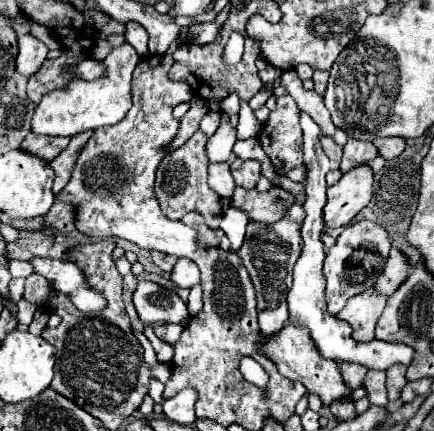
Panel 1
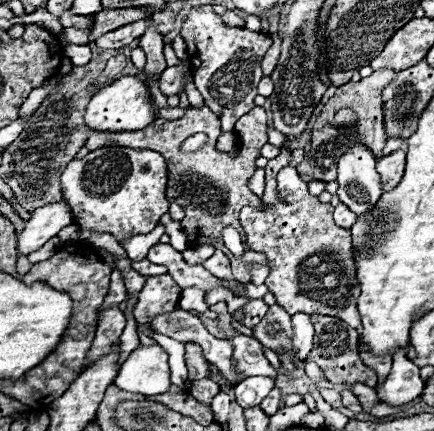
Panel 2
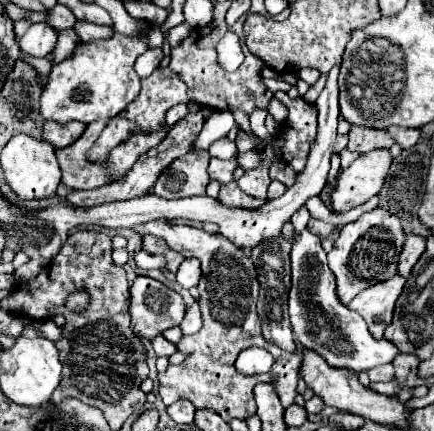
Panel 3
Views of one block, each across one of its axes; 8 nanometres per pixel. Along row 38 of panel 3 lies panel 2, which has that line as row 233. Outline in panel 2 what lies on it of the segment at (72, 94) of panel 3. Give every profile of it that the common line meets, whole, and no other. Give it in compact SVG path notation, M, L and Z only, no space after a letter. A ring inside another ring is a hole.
M106 146L92 150L80 160L68 162L62 172L62 198L70 206L74 224L80 230L112 234L118 242L134 234L148 234L164 212L168 212L166 192L168 170L162 154L154 150L132 150L126 146Z

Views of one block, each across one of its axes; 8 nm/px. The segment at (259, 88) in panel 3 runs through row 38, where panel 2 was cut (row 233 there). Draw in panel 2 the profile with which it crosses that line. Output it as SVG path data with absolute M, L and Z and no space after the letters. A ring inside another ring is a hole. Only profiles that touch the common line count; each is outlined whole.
M188 106L186 114L178 120L162 120L156 118L150 124L150 132L138 130L138 132L124 132L124 134L98 134L92 132L86 146L90 150L94 148L104 148L104 146L128 146L134 150L156 150L166 158L168 164L168 184L166 184L166 198L170 202L176 202L184 208L186 216L180 222L186 238L190 242L192 248L202 246L202 244L210 244L216 250L222 250L230 264L232 264L232 274L236 280L240 282L248 282L250 274L248 274L248 264L268 264L264 254L256 254L252 250L246 250L246 258L236 260L232 258L232 254L224 248L220 232L224 226L232 224L234 228L240 228L238 224L238 214L242 210L242 206L262 206L262 200L248 188L248 180L252 178L252 174L256 172L256 158L260 156L260 148L268 142L266 138L266 111L262 106L256 106L250 110L250 114L244 114L236 126L234 132L238 136L238 156L230 158L230 154L224 152L212 152L206 150L206 144L196 150L196 152L182 152L182 142L190 136L190 114L202 114L202 106Z

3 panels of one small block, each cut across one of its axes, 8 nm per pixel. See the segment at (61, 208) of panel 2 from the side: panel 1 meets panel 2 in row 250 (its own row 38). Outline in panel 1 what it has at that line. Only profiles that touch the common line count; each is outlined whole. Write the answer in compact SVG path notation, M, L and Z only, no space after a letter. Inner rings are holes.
M30 34L20 36L18 46L20 46L20 52L16 56L16 72L30 78L32 74L36 74L40 70L42 62L46 60L48 48L46 48L46 44L32 38Z

